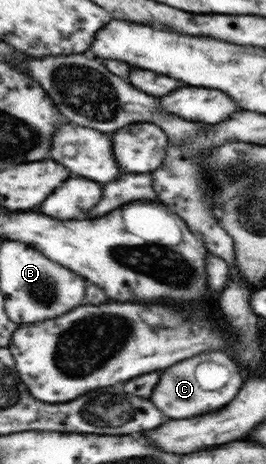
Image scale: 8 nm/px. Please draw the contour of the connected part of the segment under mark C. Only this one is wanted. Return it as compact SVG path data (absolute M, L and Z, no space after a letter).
M201 352L197 356L181 360L181 364L173 364L173 368L165 368L165 372L159 374L159 382L155 384L149 400L167 418L191 418L223 408L227 402L235 398L241 384L243 380L239 376L239 368L225 356L225 353Z

